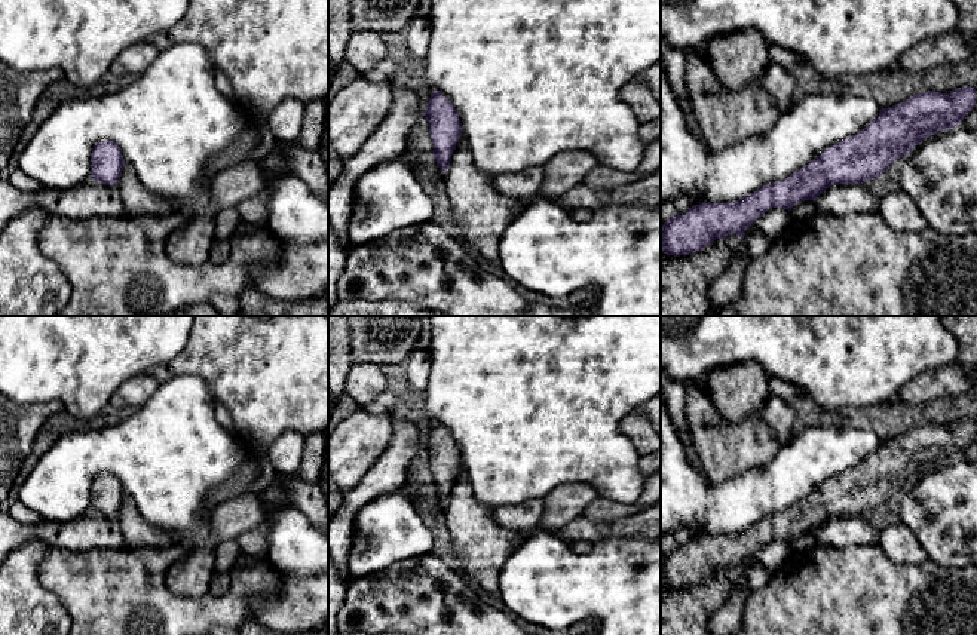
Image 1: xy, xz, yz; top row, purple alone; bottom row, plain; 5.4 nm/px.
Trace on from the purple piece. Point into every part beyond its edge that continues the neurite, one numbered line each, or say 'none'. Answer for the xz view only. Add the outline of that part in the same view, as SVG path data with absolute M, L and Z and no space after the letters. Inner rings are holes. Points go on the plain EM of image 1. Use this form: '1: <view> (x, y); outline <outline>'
none

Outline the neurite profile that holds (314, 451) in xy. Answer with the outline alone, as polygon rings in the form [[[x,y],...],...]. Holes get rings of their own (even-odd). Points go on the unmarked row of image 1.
[[[309,433],[304,439],[298,476],[307,482],[318,482],[325,457],[325,433]]]

